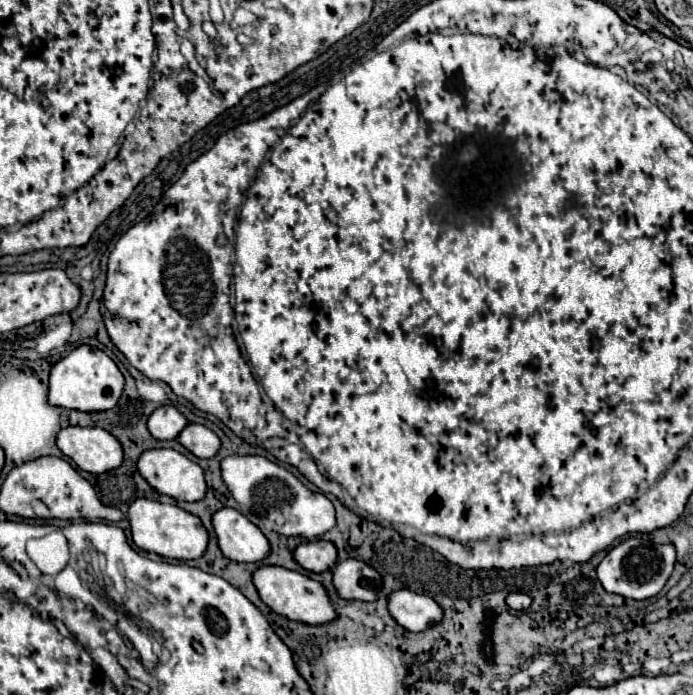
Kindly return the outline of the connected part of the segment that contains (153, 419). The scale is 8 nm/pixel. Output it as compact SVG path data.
M161 406L149 416L149 432L157 440L175 440L187 426L187 418L173 406Z

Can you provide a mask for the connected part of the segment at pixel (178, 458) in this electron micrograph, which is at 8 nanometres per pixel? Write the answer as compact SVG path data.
M147 450L139 458L139 472L161 494L197 502L205 496L203 468L175 450Z

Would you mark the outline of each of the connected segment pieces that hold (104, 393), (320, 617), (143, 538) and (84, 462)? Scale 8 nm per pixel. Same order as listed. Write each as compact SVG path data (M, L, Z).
M79 346L51 368L49 402L53 406L81 410L81 412L105 412L117 404L123 386L125 386L123 374L103 350Z
M263 566L255 572L253 582L257 586L257 592L261 596L261 600L275 610L277 614L289 618L289 620L297 620L303 624L311 624L311 626L319 626L319 624L327 624L337 620L337 610L333 608L333 602L325 590L325 586L321 582L311 580L305 574L293 572L293 570L285 570L279 566Z
M139 498L129 508L129 522L131 522L133 542L137 544L137 548L145 552L155 552L163 558L195 560L203 556L209 544L209 534L201 524L201 520L175 504L163 504L157 500Z
M63 428L57 446L81 470L91 474L103 474L123 464L123 448L119 440L103 428Z

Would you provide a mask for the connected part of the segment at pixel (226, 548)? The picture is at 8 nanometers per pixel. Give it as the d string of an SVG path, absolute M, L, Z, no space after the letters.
M233 508L213 514L213 528L223 554L235 562L259 562L269 556L269 540L265 534Z

